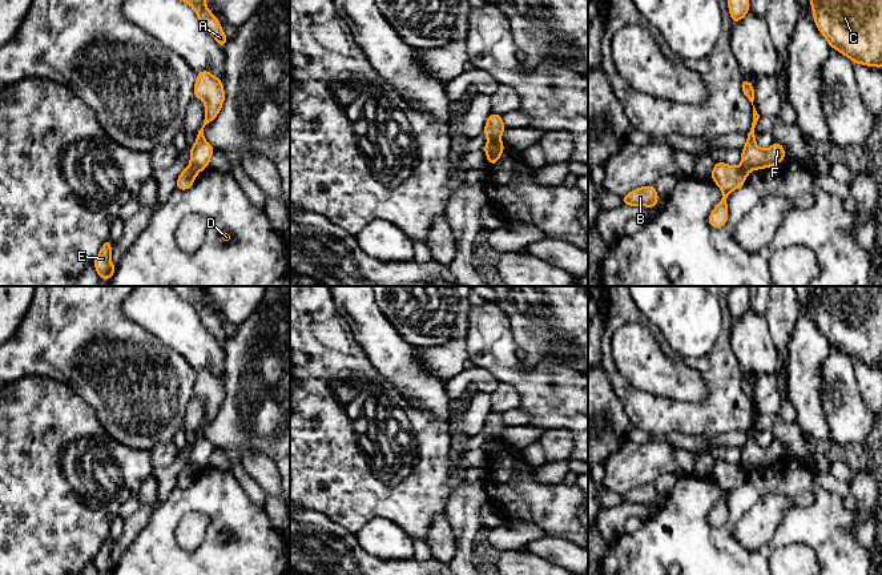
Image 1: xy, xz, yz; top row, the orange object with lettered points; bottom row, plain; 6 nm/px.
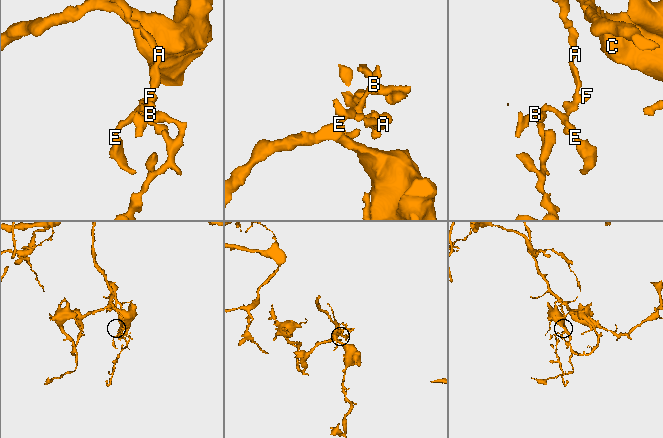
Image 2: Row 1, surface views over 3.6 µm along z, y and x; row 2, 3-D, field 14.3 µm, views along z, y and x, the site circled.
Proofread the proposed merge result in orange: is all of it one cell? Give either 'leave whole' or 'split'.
split

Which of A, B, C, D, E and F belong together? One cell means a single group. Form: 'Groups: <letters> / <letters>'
Groups: A C F / B D E

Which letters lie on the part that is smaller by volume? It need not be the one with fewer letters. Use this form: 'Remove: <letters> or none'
Remove: B, D, E

